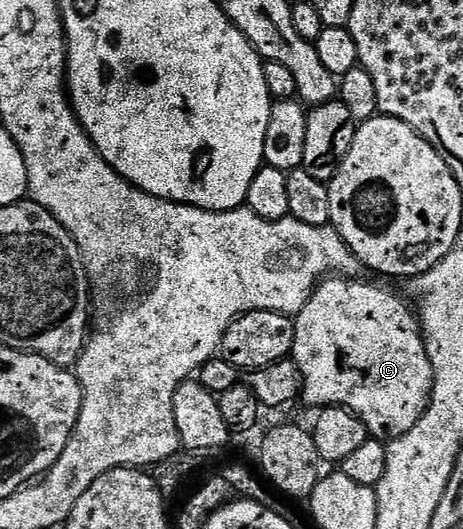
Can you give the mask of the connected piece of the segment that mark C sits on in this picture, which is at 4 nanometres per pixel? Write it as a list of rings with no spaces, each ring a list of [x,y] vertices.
[[[328,277],[316,287],[315,292],[311,295],[311,300],[305,305],[305,309],[301,309],[299,315],[294,316],[294,321],[295,336],[293,337],[290,358],[295,360],[297,369],[303,378],[302,402],[307,402],[309,406],[315,407],[314,409],[346,407],[367,426],[367,434],[372,439],[390,441],[409,433],[409,429],[413,429],[413,425],[417,425],[417,421],[423,416],[428,403],[431,402],[431,386],[435,384],[435,374],[423,344],[423,333],[419,330],[419,320],[412,304],[410,307],[397,292],[390,291],[387,287],[366,283],[363,277]]]

